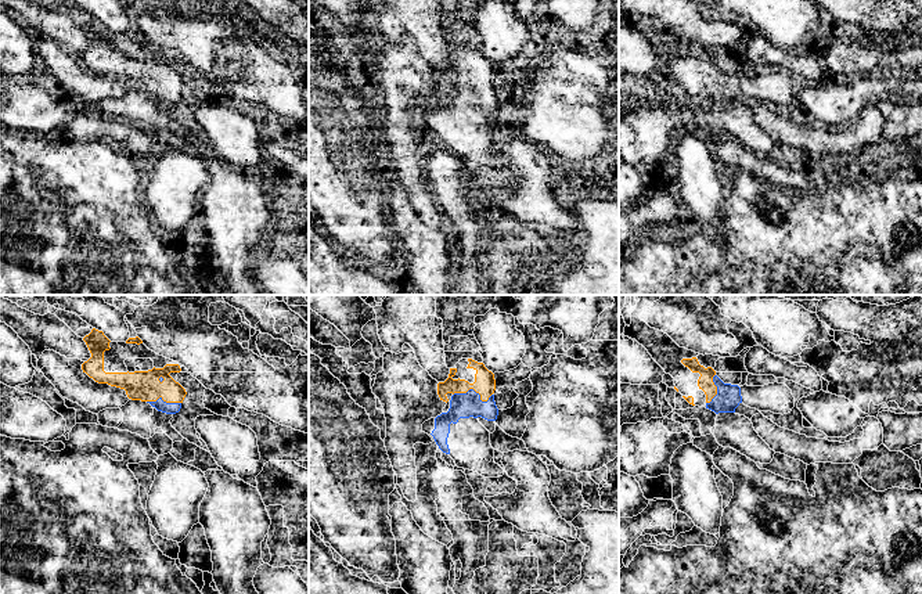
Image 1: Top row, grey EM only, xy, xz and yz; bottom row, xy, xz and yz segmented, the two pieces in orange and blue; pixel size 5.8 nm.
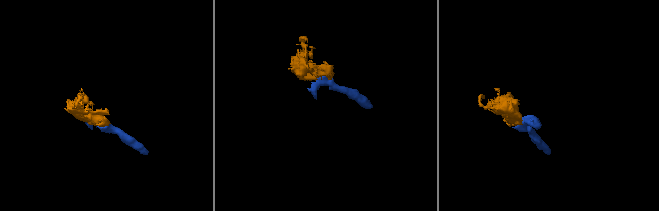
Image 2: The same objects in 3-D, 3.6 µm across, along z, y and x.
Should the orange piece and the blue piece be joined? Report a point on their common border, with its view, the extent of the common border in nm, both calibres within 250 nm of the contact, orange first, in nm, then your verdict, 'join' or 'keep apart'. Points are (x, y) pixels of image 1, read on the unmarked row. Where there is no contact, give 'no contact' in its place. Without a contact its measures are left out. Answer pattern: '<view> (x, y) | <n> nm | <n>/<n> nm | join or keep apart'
xz (474, 79) | 240 nm | 130/140 nm | join

